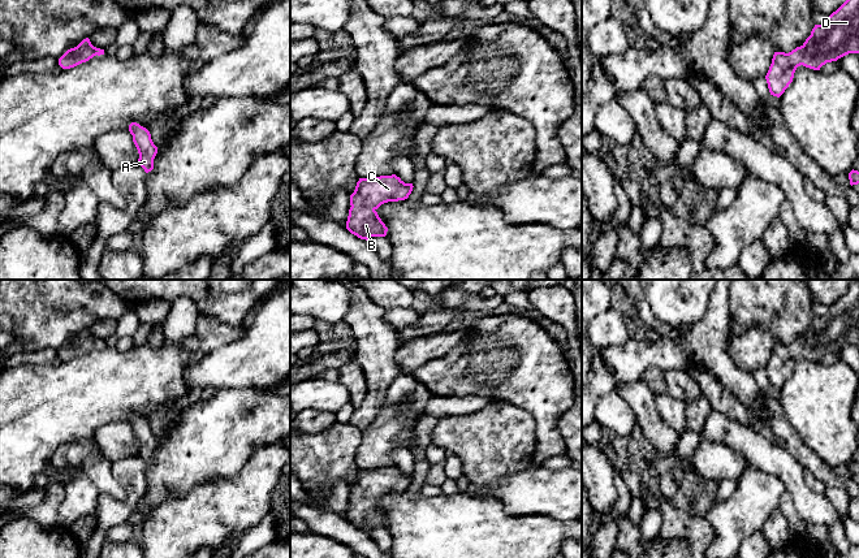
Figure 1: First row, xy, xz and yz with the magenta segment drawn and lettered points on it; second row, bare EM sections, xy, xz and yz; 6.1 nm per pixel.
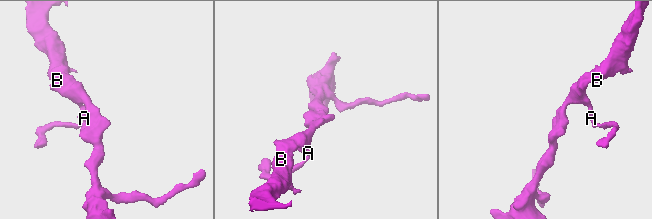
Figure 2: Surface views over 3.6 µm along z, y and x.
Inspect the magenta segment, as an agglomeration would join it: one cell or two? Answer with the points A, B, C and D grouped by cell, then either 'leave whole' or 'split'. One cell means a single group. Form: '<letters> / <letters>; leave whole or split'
A B C D; leave whole

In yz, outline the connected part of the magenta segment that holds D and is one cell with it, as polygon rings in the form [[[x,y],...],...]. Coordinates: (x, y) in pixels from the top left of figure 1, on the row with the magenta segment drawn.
[[[846,0],[833,12],[824,25],[815,25],[806,42],[789,53],[774,52],[765,75],[770,95],[780,98],[793,82],[798,66],[820,70],[826,62],[837,61],[849,55],[859,53],[859,0]]]

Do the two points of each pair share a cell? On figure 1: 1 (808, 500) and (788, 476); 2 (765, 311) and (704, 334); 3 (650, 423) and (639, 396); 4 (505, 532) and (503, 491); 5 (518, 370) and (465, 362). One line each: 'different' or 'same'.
1: same
2: different
3: same
4: different
5: same

